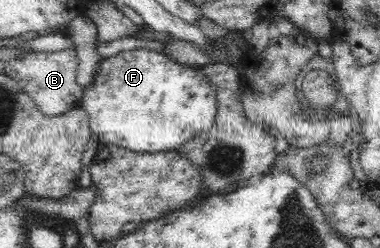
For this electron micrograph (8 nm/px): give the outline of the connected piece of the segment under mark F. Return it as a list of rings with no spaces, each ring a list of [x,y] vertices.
[[[141,47],[100,57],[91,84],[82,89],[78,106],[87,112],[91,130],[101,143],[138,153],[173,151],[214,125],[218,106],[215,88],[202,74],[201,68],[203,66],[175,63],[165,52]]]

